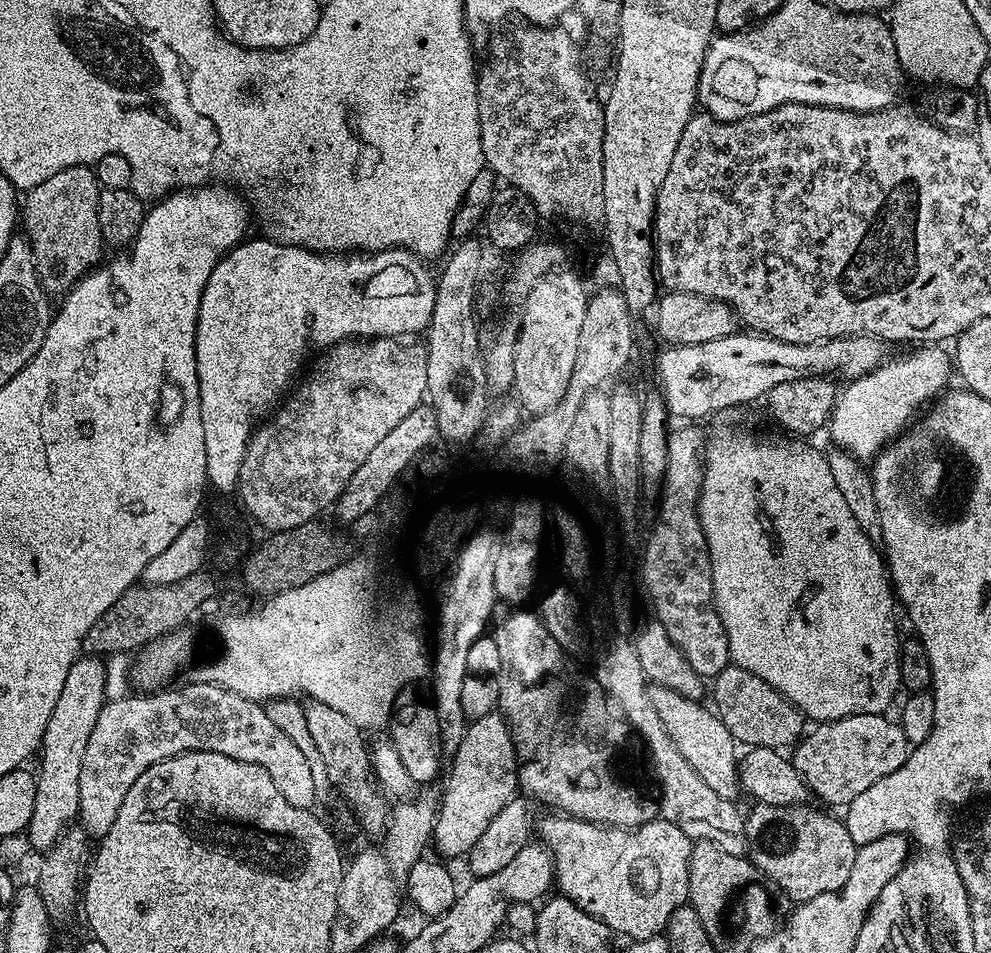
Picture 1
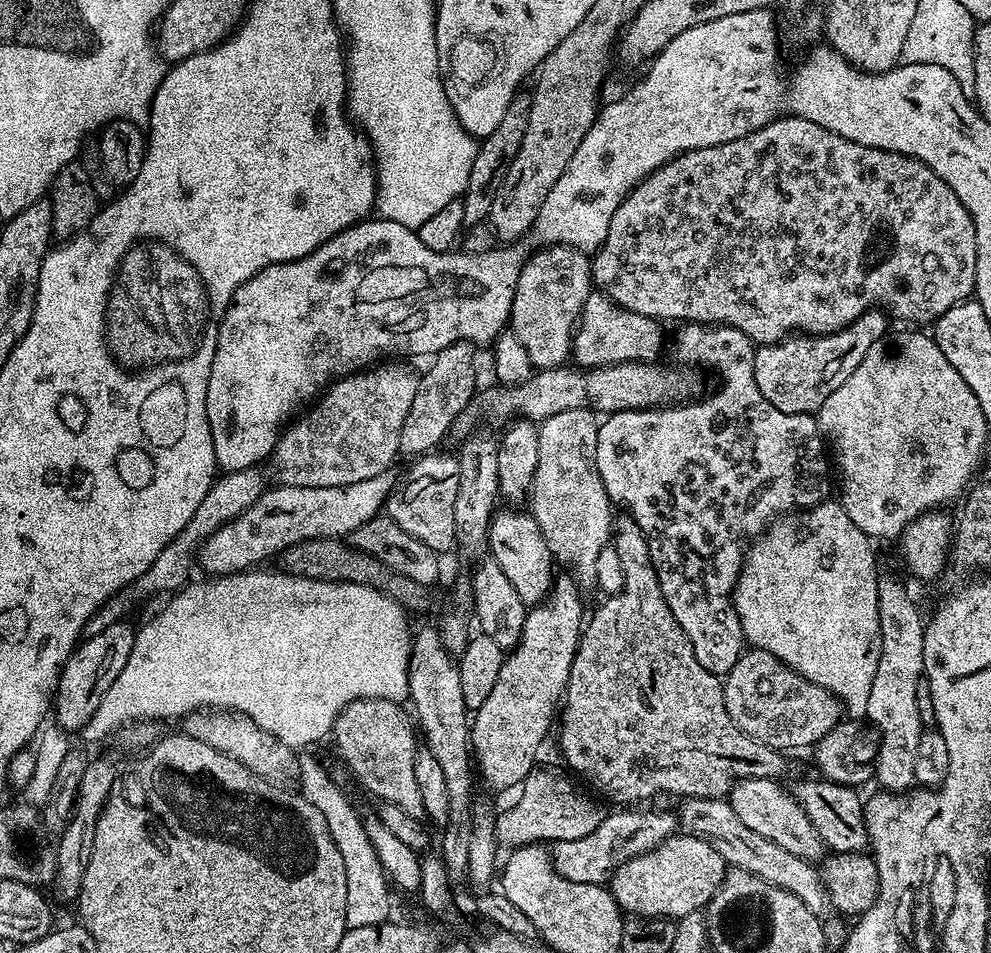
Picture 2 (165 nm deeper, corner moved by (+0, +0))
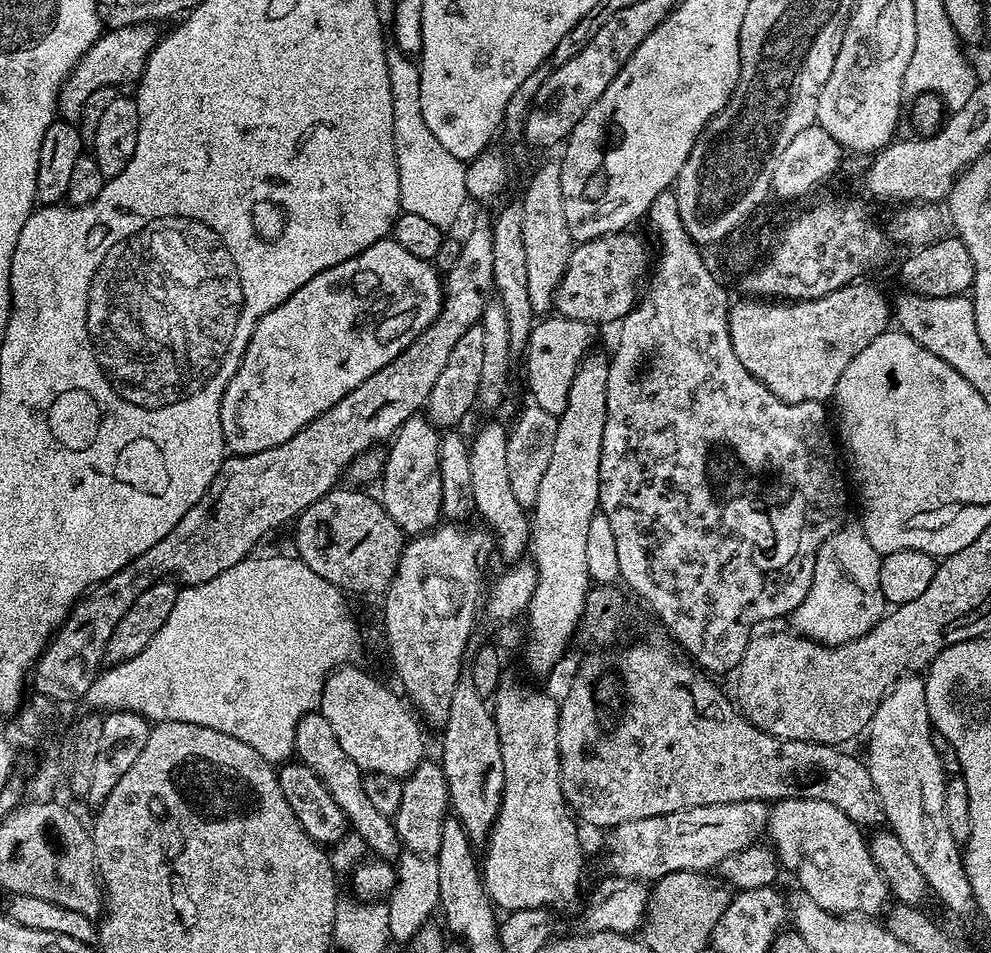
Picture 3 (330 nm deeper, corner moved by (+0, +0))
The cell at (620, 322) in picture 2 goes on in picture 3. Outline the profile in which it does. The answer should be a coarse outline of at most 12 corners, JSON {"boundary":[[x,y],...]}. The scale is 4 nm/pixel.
{"boundary":[[587,320],[532,325],[522,356],[531,399],[558,418],[589,355]]}

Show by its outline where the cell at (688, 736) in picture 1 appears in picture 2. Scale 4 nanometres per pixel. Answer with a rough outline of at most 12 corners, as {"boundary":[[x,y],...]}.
{"boundary":[[779,779],[738,780],[726,799],[750,830],[816,862],[826,849]]}

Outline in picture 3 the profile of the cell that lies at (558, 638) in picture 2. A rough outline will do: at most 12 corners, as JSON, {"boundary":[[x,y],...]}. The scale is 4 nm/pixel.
{"boundary":[[585,356],[530,510],[524,660],[548,672],[592,579],[609,357]]}

